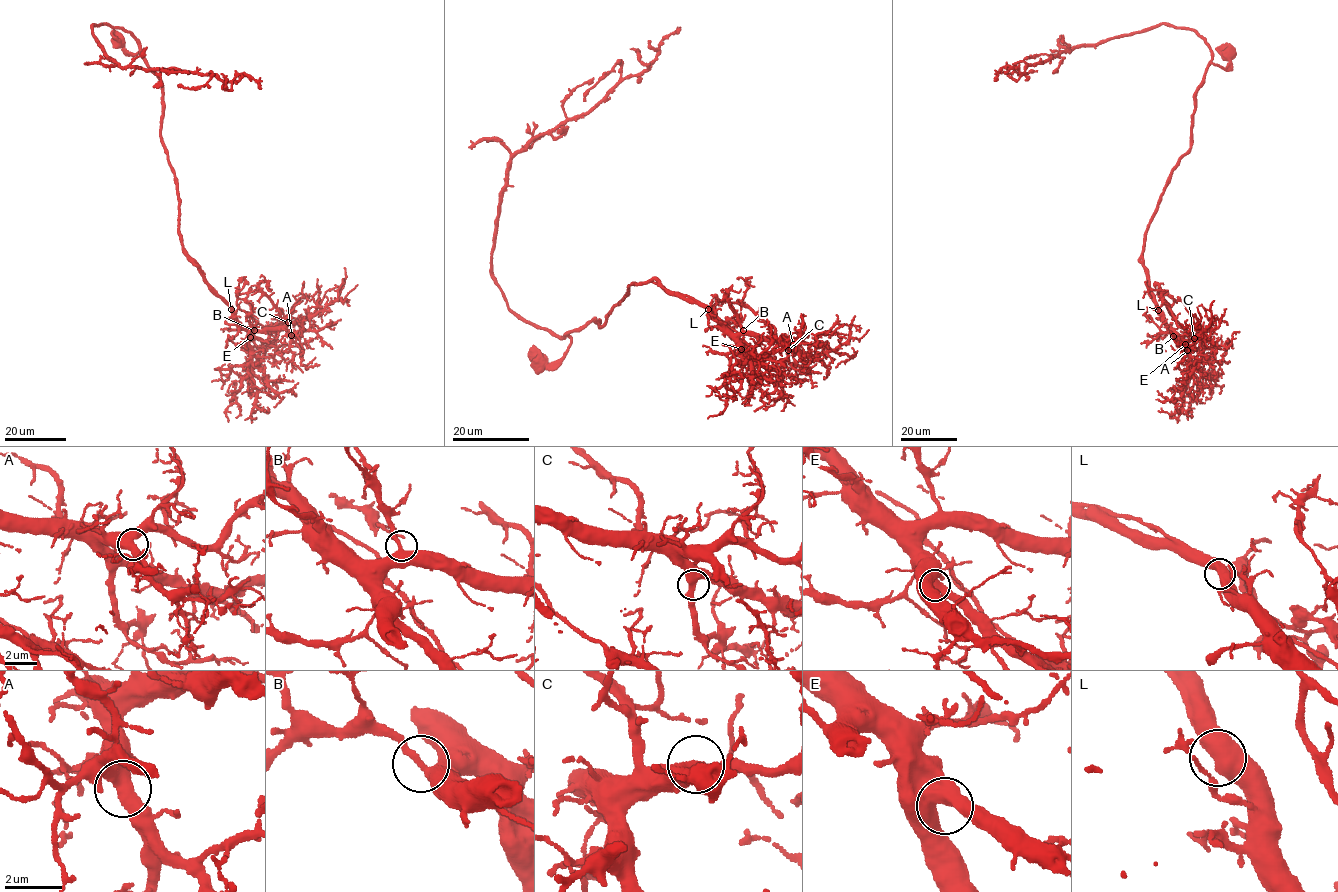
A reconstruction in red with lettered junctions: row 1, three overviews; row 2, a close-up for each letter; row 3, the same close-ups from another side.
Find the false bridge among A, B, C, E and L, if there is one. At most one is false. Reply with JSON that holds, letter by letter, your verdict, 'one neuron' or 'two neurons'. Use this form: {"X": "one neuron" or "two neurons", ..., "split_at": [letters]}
{"A": "one neuron", "B": "one neuron", "C": "one neuron", "E": "one neuron", "L": "one neuron", "split_at": []}

